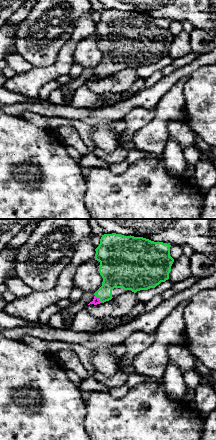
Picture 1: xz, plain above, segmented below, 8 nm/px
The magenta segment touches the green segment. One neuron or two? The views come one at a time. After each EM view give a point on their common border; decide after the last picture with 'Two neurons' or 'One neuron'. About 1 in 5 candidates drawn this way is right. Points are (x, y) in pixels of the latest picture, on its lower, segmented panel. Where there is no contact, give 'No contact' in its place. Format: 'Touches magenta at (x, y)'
Touches magenta at (98, 299)

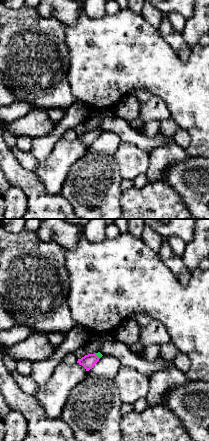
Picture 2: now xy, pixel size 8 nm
Touches magenta at (97, 356)

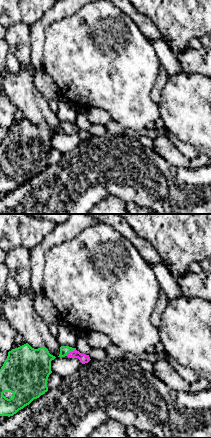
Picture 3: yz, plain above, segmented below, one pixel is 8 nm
Touches magenta at (70, 352)

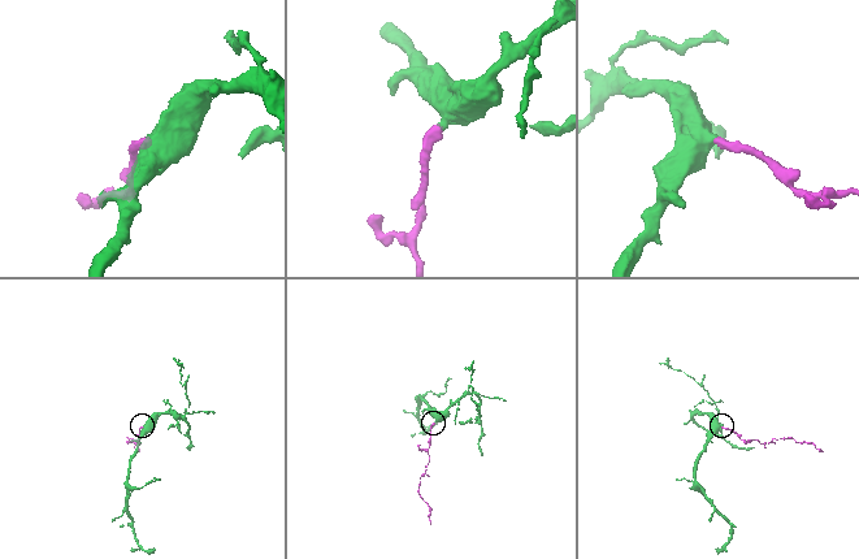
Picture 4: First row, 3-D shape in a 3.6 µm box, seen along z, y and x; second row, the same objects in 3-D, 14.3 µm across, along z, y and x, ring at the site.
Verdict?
One neuron

